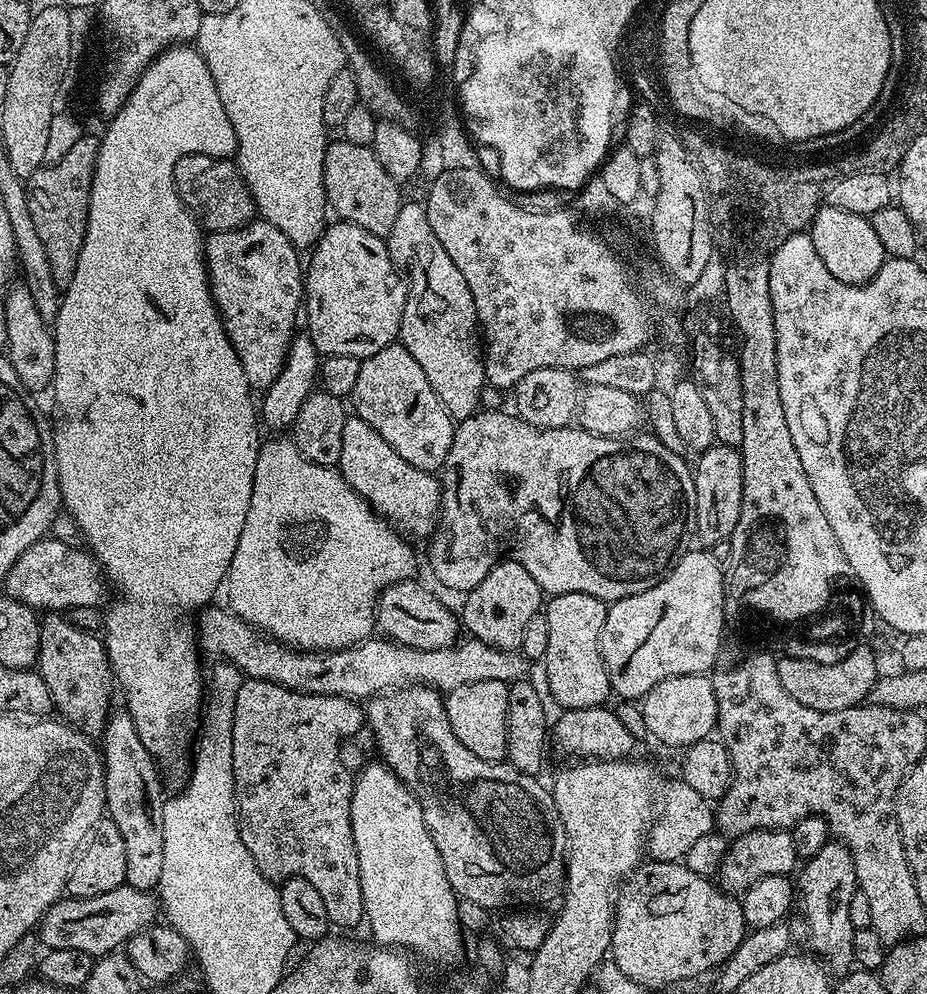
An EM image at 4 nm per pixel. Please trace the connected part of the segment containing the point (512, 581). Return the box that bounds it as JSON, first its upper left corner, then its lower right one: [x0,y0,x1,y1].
[463,559,542,652]

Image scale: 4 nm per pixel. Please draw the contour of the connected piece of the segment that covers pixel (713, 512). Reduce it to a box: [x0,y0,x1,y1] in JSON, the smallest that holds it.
[694,444,744,546]

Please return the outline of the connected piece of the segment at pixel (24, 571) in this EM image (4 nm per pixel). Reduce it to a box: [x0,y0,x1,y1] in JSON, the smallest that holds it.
[2,538,106,614]

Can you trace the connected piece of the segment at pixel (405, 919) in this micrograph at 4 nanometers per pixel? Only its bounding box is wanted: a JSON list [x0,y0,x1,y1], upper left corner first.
[352,762,466,964]

